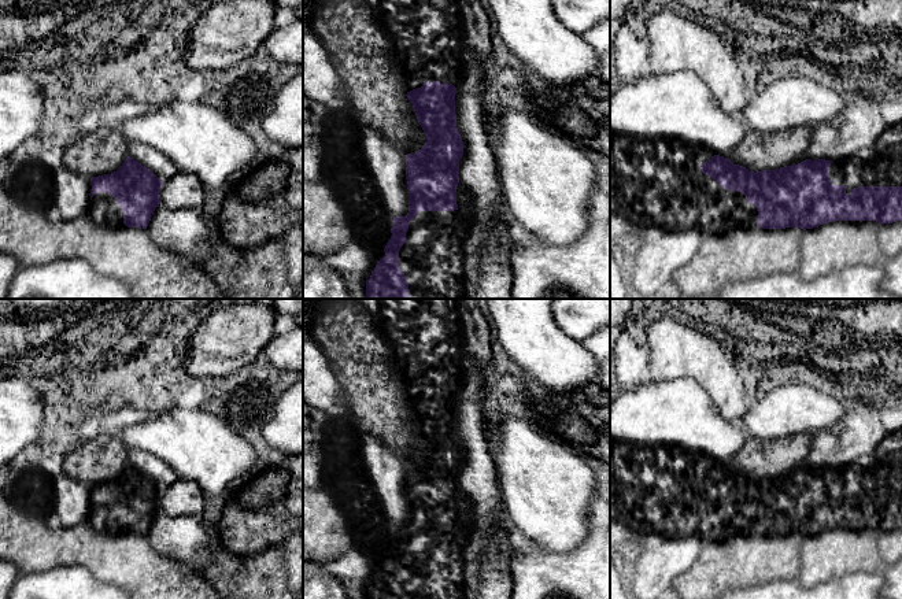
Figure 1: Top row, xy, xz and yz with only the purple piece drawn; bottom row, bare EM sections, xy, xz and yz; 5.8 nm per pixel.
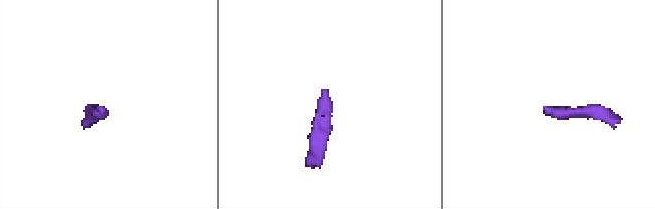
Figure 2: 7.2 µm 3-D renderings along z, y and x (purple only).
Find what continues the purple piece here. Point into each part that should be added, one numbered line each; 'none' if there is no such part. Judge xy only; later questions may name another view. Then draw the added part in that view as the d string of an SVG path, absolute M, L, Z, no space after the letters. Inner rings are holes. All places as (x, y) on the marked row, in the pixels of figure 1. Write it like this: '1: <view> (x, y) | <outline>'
1: xy (104, 210) | M99 192L95 193L86 214L99 225L108 228L121 228L123 223L123 212L112 195Z

